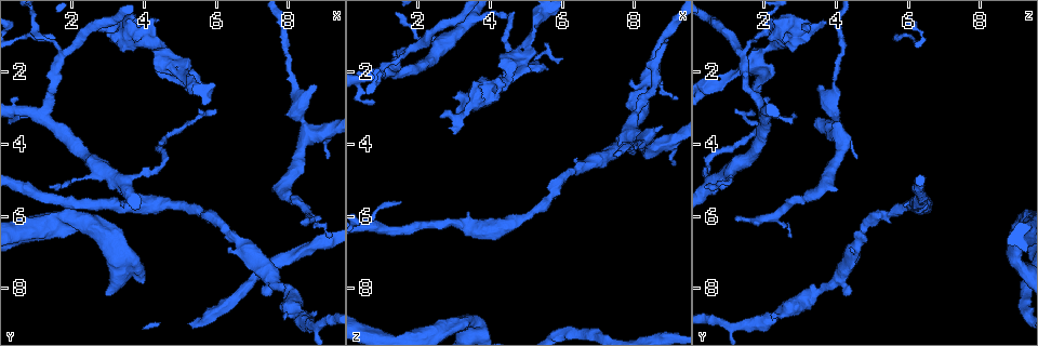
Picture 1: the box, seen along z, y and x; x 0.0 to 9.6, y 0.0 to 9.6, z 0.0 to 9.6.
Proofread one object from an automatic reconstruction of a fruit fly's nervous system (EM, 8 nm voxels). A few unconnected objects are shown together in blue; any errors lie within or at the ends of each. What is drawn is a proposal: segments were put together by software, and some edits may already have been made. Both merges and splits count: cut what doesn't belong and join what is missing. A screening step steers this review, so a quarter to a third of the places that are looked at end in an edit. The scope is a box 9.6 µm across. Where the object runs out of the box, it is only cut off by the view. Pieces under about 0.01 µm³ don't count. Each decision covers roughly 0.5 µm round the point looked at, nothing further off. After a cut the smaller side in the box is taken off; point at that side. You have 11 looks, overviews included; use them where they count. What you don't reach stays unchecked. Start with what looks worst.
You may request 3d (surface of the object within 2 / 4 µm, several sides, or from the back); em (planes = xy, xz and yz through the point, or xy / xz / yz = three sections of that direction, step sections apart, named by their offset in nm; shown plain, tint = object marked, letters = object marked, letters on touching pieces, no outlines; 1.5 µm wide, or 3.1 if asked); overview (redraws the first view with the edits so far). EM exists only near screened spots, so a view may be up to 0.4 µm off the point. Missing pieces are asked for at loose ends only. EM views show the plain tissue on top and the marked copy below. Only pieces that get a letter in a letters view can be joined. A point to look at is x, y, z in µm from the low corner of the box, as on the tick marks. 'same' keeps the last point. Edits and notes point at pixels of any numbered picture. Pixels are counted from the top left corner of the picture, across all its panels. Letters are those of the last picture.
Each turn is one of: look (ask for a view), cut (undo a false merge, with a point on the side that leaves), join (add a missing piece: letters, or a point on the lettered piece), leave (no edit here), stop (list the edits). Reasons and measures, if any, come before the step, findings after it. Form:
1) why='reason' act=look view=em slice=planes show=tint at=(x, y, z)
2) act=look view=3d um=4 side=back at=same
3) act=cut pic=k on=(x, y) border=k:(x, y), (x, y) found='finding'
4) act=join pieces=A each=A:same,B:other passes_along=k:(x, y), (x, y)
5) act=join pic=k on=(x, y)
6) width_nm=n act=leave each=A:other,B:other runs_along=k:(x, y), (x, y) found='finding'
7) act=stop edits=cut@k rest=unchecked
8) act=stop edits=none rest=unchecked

act=look view=3d um=2 at=(3.25, 6.90, 8.95)

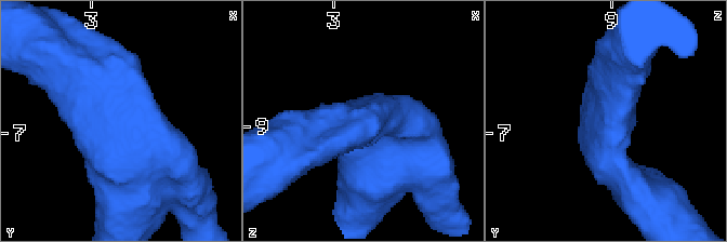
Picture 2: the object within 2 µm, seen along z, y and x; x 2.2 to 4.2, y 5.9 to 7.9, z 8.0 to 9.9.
act=look view=em slice=yz step=8 show=letters at=(3.18, 6.94, 8.96)

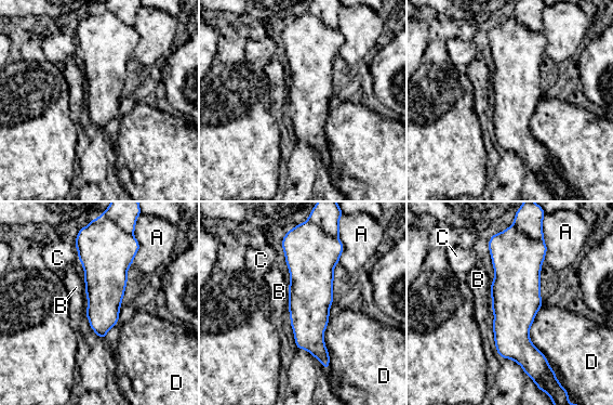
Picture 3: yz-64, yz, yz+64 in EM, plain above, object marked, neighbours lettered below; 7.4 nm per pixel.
act=leave each=A:other,B:other,C:other,D:other runs_along=3:(503, 243), (527, 366) found='one neuron here'

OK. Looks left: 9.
act=look view=3d um=4 at=(8.85, 6.10, 1.15)

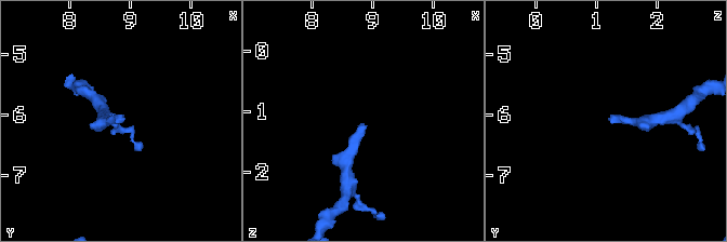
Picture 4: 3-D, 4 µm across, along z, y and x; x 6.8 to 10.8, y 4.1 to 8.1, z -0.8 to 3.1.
act=look view=em slice=xz step=8 show=tint at=(8.85, 6.10, 1.20)

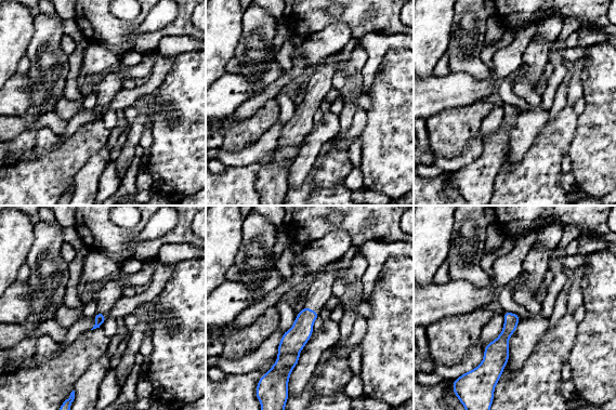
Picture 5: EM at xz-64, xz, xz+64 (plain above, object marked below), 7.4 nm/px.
act=look view=em slice=planes show=letters at=same

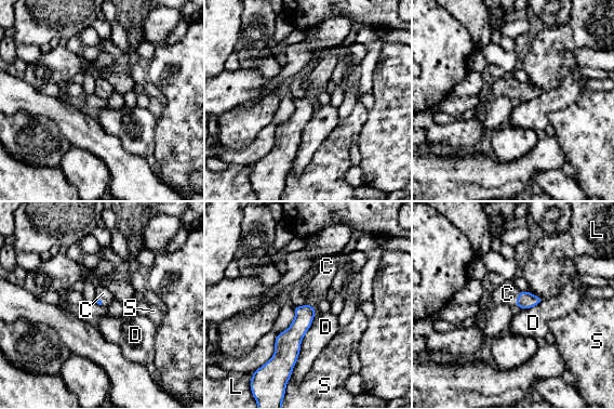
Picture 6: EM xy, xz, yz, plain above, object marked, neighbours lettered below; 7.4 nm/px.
act=join pieces=C each=C:same,D:other,L:other,S:other passes_along=6:(526, 300), (518, 298), (507, 293) found='the neuron continues'

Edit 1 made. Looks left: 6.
why='see it whole again' act=look view=overview

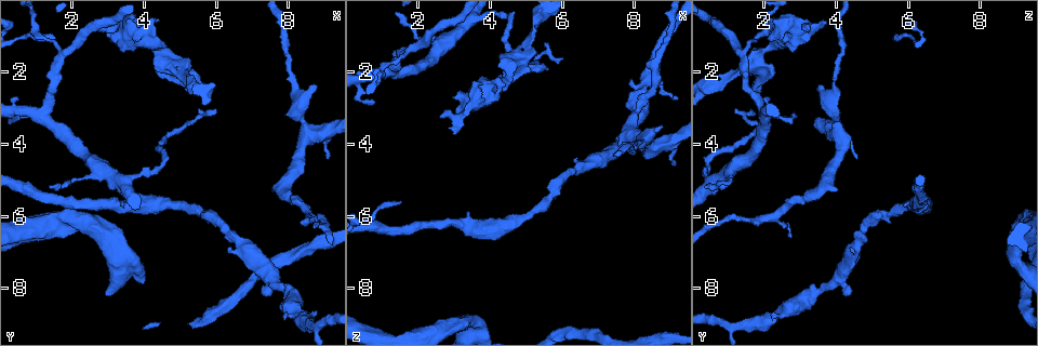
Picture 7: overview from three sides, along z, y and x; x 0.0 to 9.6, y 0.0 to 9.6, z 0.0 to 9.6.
why='thin end' act=look view=3d um=2 at=(0.75, 3.20, 2.85)

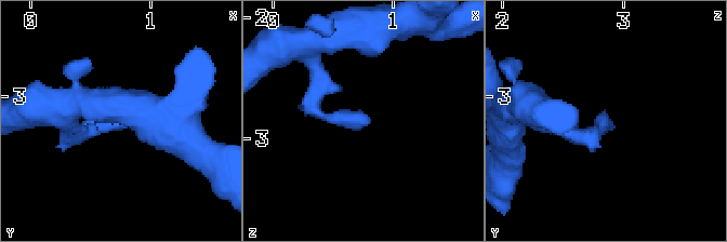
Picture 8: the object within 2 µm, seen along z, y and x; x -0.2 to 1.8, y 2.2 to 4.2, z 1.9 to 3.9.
why='shape alone is not enough' act=look view=em slice=planes show=letters at=(0.80, 3.22, 2.86)

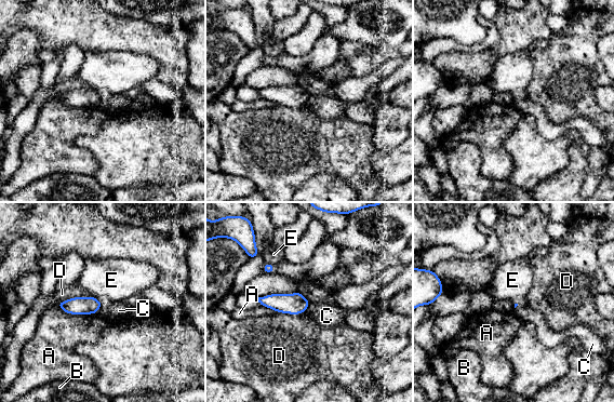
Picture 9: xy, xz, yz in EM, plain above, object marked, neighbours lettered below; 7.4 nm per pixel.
longest_contact=A:320nm act=leave each=A:other,B:other,C:other,D:other,E:other found='no lettered piece goes on from it'

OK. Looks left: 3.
why='free end' act=look view=3d um=2 at=(1.55, 1.05, 5.60)

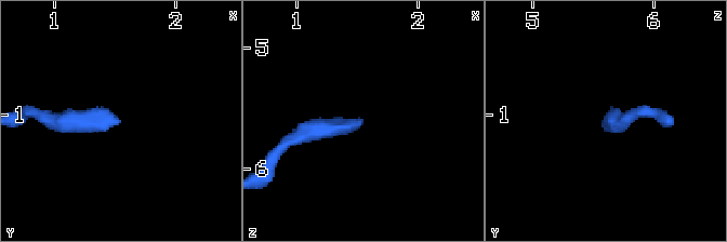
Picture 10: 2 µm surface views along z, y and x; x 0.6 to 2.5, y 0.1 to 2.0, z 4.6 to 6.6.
act=look view=em slice=planes show=letters at=(1.52, 1.08, 5.60)

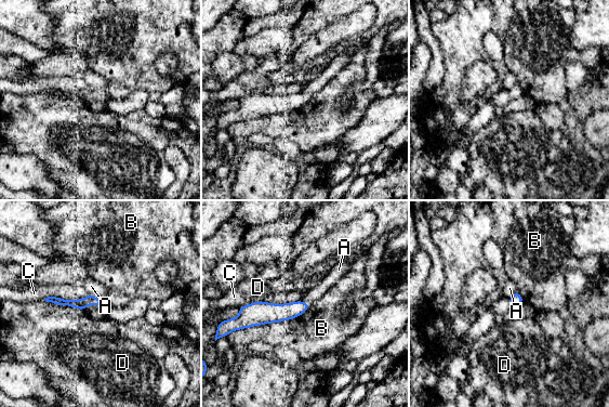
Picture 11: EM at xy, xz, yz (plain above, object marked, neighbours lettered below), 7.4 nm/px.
width_nm=80 act=leave each=A:other,B:other,C:other,D:other border=11:(301, 300), (254, 301), (239, 307) found='none of them fits'

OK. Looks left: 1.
act=stop edits=join@6 rest=unchecked

